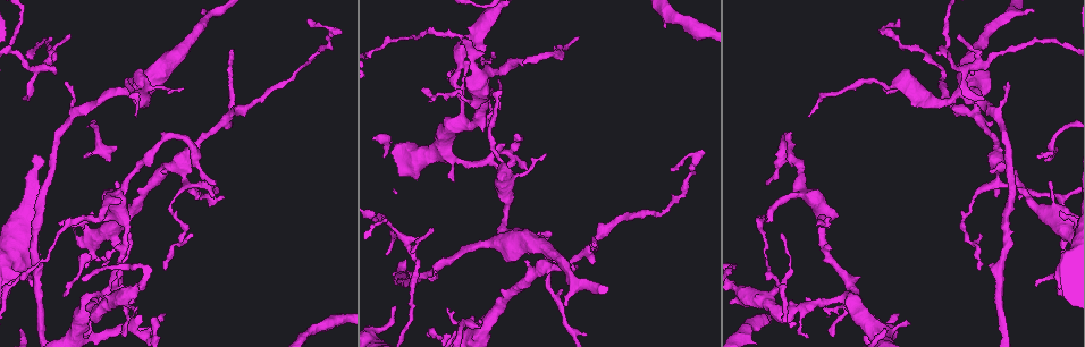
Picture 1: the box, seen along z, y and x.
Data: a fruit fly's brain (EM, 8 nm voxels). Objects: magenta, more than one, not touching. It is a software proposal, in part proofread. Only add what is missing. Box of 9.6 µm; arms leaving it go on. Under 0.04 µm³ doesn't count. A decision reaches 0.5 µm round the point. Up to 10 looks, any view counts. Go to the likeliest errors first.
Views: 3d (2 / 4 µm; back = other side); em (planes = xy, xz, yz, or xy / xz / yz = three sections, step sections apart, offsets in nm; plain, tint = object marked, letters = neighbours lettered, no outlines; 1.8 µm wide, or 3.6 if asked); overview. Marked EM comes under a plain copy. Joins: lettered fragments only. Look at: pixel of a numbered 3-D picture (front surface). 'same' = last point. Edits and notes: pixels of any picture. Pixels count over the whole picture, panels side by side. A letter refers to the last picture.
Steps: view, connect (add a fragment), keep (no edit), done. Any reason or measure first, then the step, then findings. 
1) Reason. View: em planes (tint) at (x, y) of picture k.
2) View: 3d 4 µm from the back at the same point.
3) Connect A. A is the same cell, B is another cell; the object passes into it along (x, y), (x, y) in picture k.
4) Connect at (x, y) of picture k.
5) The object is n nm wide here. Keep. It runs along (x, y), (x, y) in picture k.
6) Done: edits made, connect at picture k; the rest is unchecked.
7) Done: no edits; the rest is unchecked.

An open end. View: 3d 4 µm at (454, 182) of picture 1.

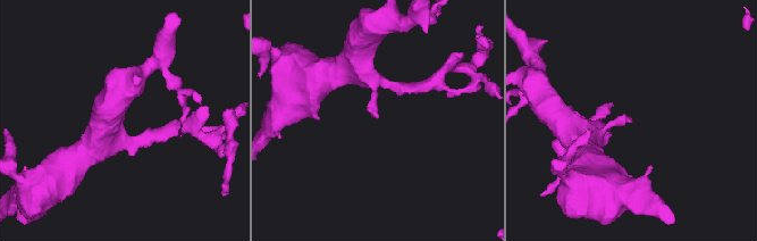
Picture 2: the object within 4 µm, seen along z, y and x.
View: em 3.6 µm yz step 8 (tint) at (376, 115) of picture 2.

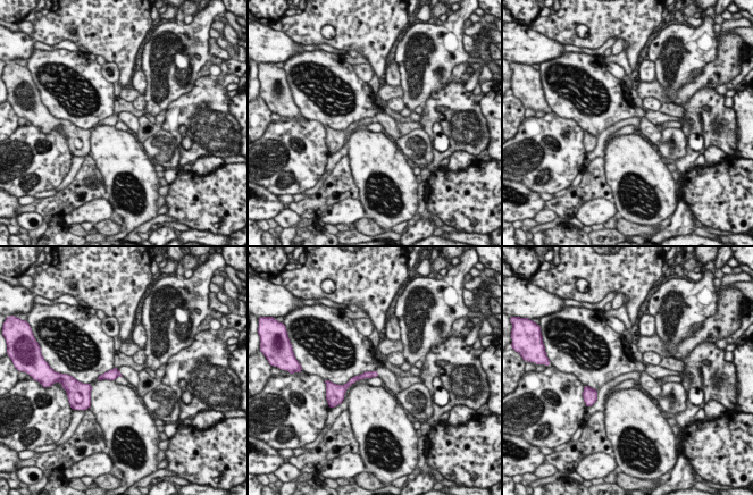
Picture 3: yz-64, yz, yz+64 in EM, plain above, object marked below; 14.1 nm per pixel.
View: em 3.6 µm planes (letters) at the same point.

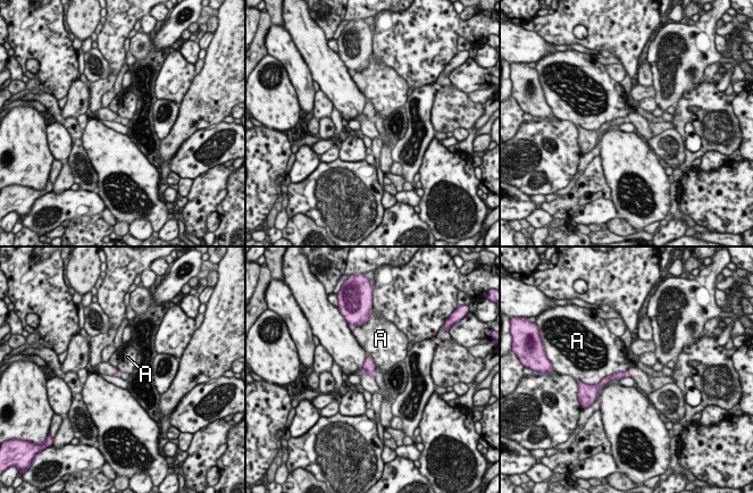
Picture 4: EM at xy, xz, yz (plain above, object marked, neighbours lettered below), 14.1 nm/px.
The longest contact is with A, 600 nm. Keep. A is another cell; it runs along (628, 374), (609, 377), (596, 387) in picture 4; no lettered fragment goes on from it.

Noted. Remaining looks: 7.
Tapers out. View: 3d 4 µm from the back at (23, 99) of picture 1.

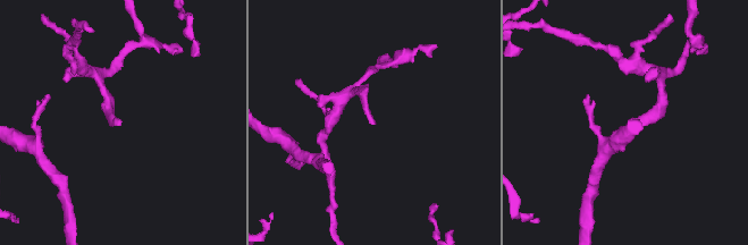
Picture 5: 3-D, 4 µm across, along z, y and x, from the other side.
Shape alone is not enough. View: em xz step 4 (tint) at (629, 119) of picture 5.

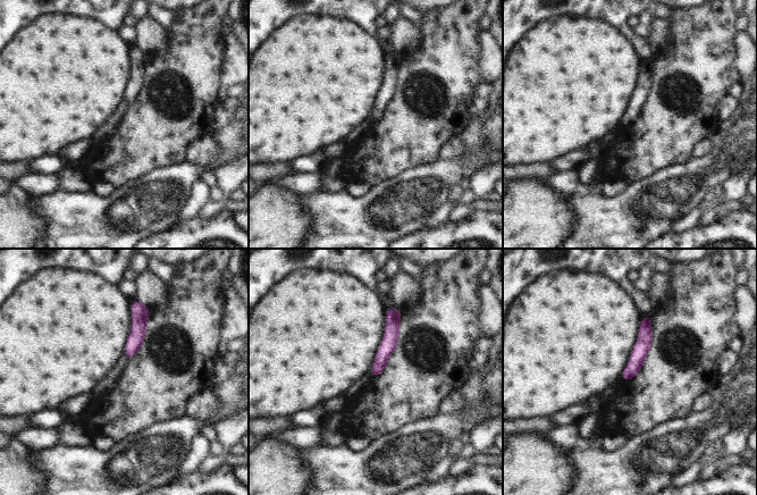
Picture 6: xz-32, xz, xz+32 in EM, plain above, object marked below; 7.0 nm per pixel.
Cut it another way. View: em planes (letters) at the same point.

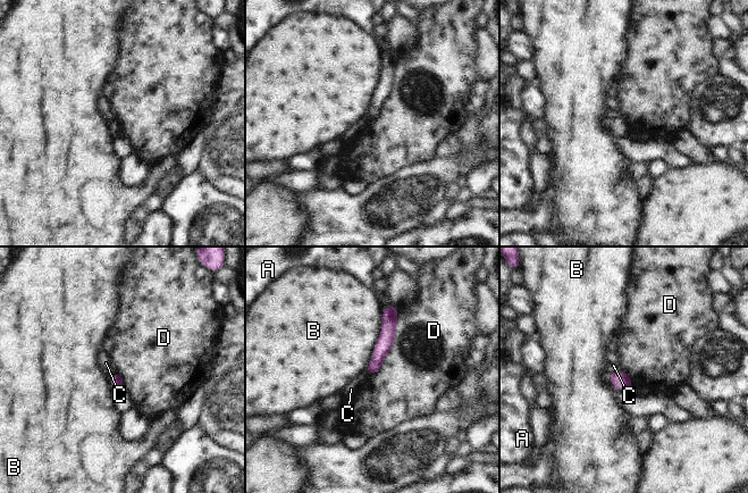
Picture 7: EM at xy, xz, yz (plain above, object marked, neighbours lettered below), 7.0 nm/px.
Keep. A, B, C and D are other cells; a border runs along (397, 307), (393, 347), (370, 375) in picture 7; none of them fits.

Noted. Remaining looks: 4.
End of a long branch. View: 3d 4 µm from the back at (765, 182) of picture 1.

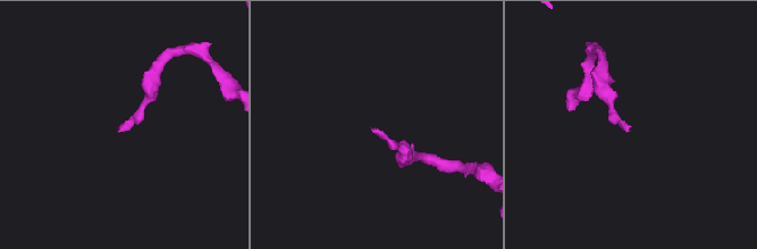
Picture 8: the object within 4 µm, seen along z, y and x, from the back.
View: em yz step 8 (letters) at (627, 130) of picture 8.

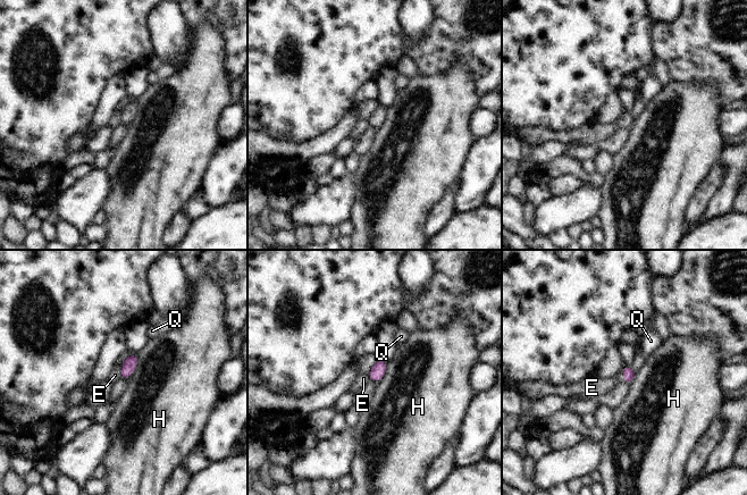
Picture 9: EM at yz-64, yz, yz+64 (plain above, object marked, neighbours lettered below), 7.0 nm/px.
View: em planes (letters) at the same point.

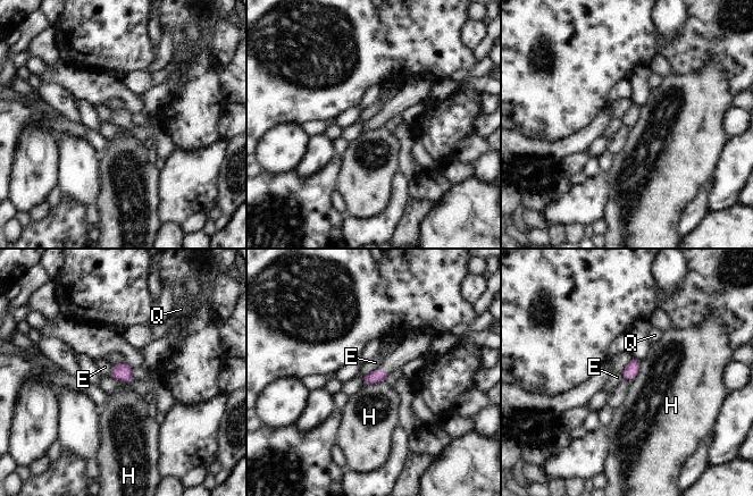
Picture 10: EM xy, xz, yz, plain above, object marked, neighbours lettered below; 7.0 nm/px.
Keep. E, H and Q are other cells; a border runs along (378, 367), (364, 377) in picture 10; none of them fits.

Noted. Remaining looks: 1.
Tapers out. View: em planes (letters) at (595, 241) of picture 1.

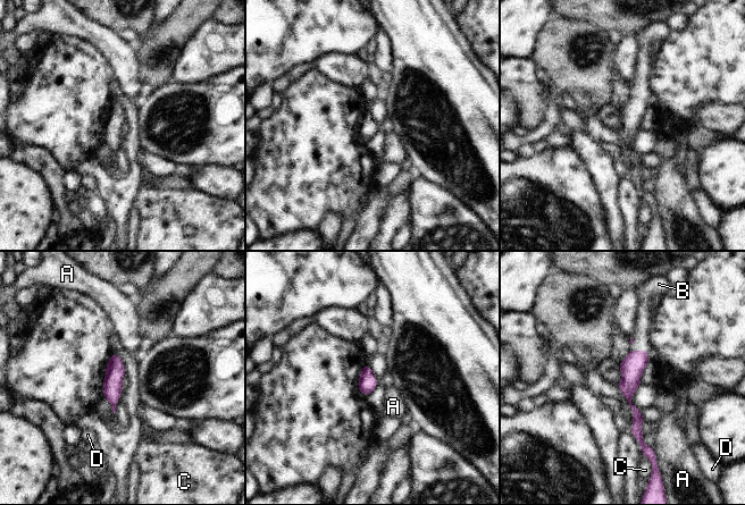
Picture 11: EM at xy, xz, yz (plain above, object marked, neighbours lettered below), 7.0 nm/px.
Connect B. B is the same cell, A, C and D are other cells; the object passes into it along (632, 368), (641, 351), (645, 319) in picture 11; it goes on there.

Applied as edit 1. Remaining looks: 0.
Done: edits made, connect at picture 11; the rest is unchecked.

